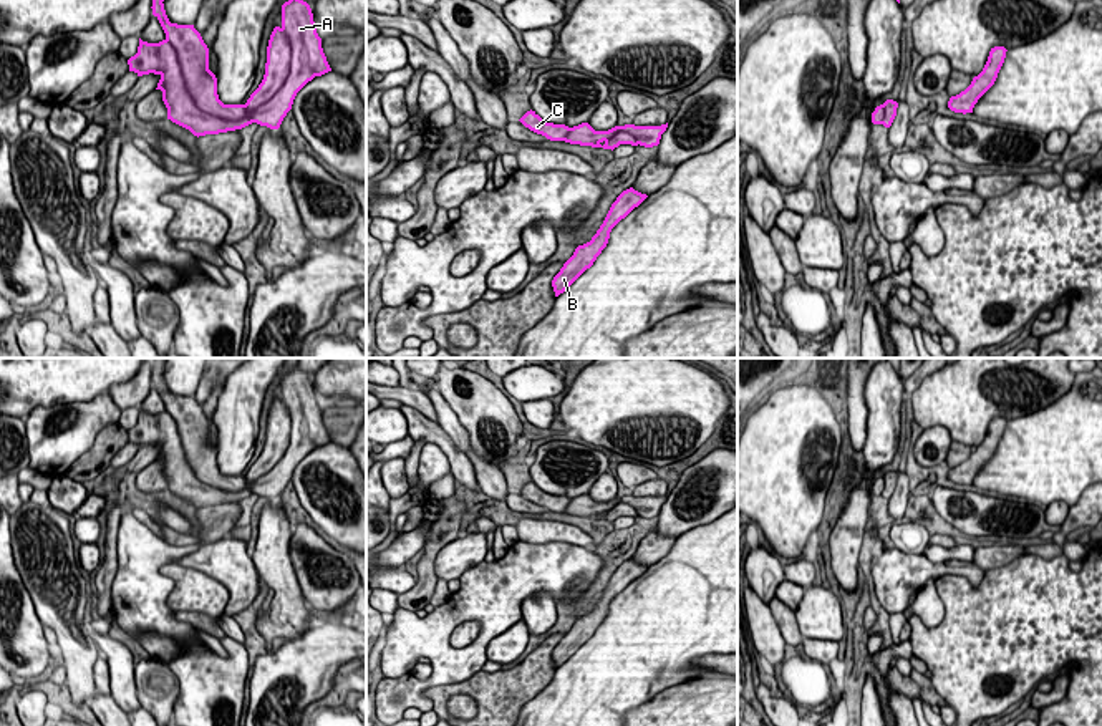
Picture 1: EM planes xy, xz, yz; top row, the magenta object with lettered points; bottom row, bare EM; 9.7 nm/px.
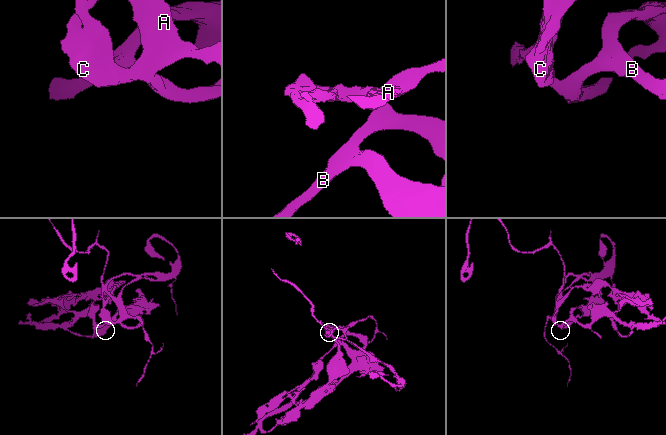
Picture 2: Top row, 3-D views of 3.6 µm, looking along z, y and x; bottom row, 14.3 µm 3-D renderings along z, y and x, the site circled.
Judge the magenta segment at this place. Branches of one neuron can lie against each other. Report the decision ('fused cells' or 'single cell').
single cell

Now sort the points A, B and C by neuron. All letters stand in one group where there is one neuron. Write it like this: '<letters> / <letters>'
A B C

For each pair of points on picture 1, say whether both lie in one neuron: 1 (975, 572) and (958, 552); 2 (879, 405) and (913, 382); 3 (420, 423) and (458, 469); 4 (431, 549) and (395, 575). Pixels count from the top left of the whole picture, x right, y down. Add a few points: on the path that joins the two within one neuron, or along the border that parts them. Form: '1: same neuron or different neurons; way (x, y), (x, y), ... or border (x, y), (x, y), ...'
1: different neurons; border (927, 557), (933, 562), (952, 559), (971, 562)
2: different neurons; border (902, 382), (905, 396)
3: same neuron; way (433, 433), (456, 456)
4: different neurons; border (416, 579), (408, 590), (398, 595)

